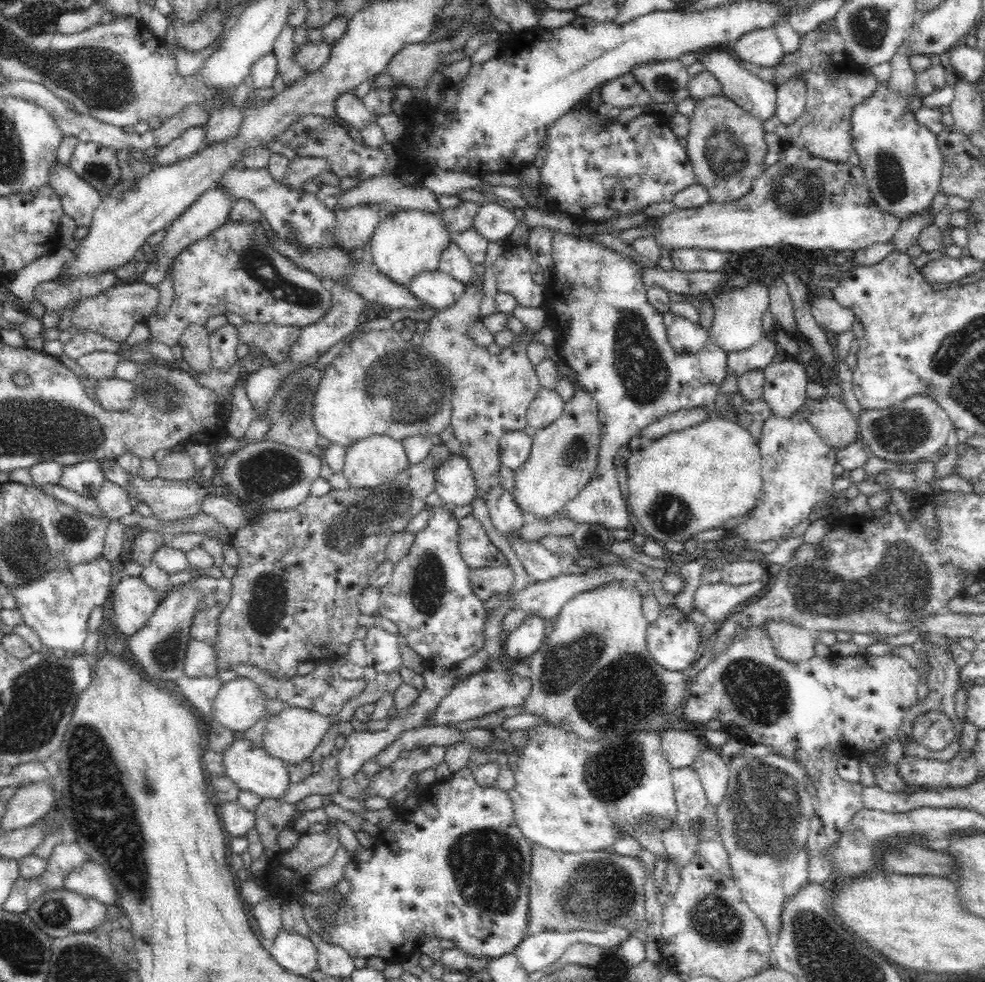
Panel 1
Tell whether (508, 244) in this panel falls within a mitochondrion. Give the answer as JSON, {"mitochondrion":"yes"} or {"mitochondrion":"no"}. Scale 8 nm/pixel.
{"mitochondrion":"no"}

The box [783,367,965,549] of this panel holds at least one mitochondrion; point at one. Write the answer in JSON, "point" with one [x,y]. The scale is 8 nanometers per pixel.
{"point":[902,432]}

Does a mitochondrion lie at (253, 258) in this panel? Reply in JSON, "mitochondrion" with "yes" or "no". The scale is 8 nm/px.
{"mitochondrion":"yes"}

